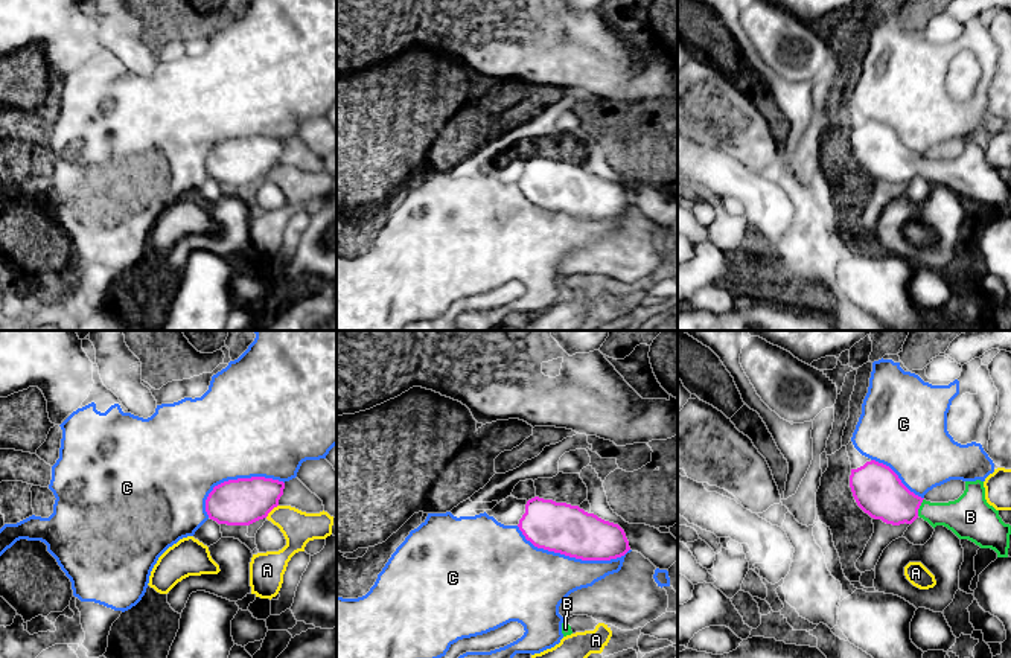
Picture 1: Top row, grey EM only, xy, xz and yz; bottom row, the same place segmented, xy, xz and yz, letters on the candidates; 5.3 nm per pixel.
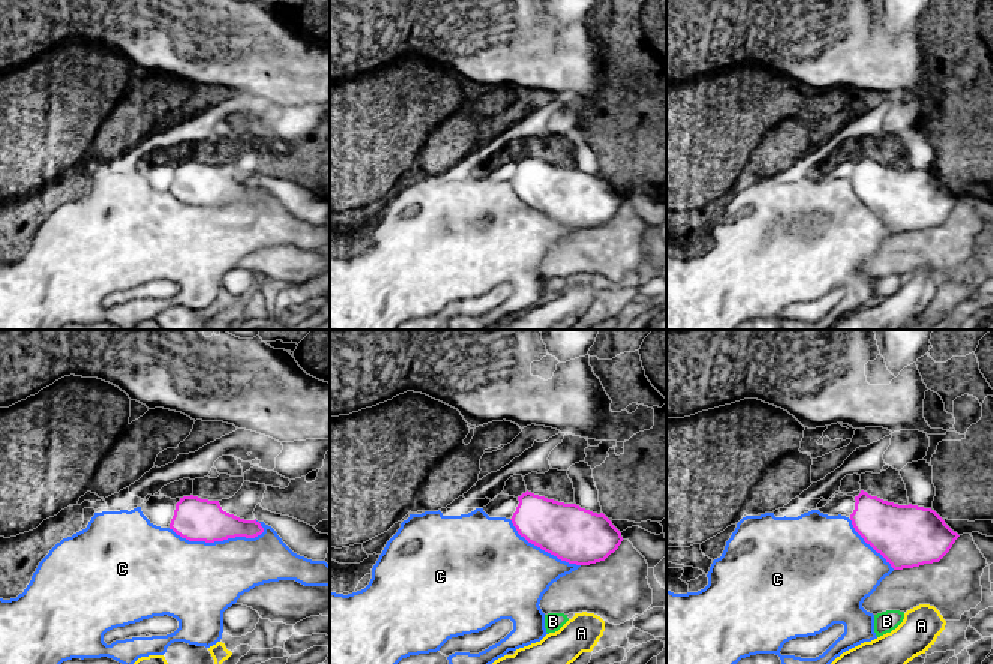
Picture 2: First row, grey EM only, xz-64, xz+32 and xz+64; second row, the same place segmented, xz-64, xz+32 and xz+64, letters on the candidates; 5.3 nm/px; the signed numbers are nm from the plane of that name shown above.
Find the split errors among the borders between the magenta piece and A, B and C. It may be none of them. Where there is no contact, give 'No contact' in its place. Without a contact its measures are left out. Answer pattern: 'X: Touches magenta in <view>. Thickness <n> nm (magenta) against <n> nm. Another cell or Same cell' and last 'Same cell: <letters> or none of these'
A: Touches magenta in xy. Thickness 240 nm (magenta) against 180 nm. Another cell
B: Touches magenta in yz. Thickness 260 nm (magenta) against 200 nm. Same cell
C: Touches magenta in xz. Thickness 260 nm (magenta) against 380 nm. Another cell
Same cell: B

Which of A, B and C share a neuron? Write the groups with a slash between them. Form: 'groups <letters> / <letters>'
groups A / B / C

